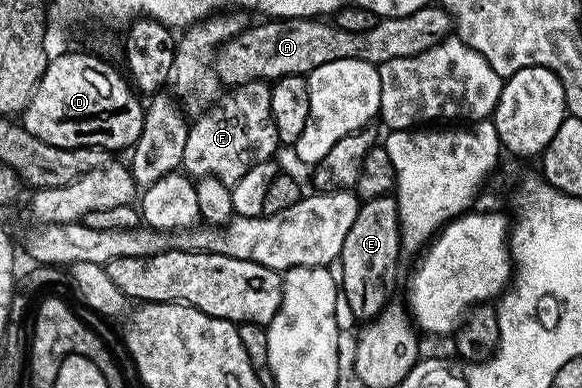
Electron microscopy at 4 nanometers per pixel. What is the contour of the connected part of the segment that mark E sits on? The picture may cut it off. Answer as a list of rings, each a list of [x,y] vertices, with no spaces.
[[[387,195],[362,201],[358,214],[348,236],[340,258],[340,293],[347,297],[352,315],[365,323],[379,317],[382,310],[391,304],[394,284],[398,281],[398,260],[404,257],[402,248],[402,228],[398,222],[398,203]]]

